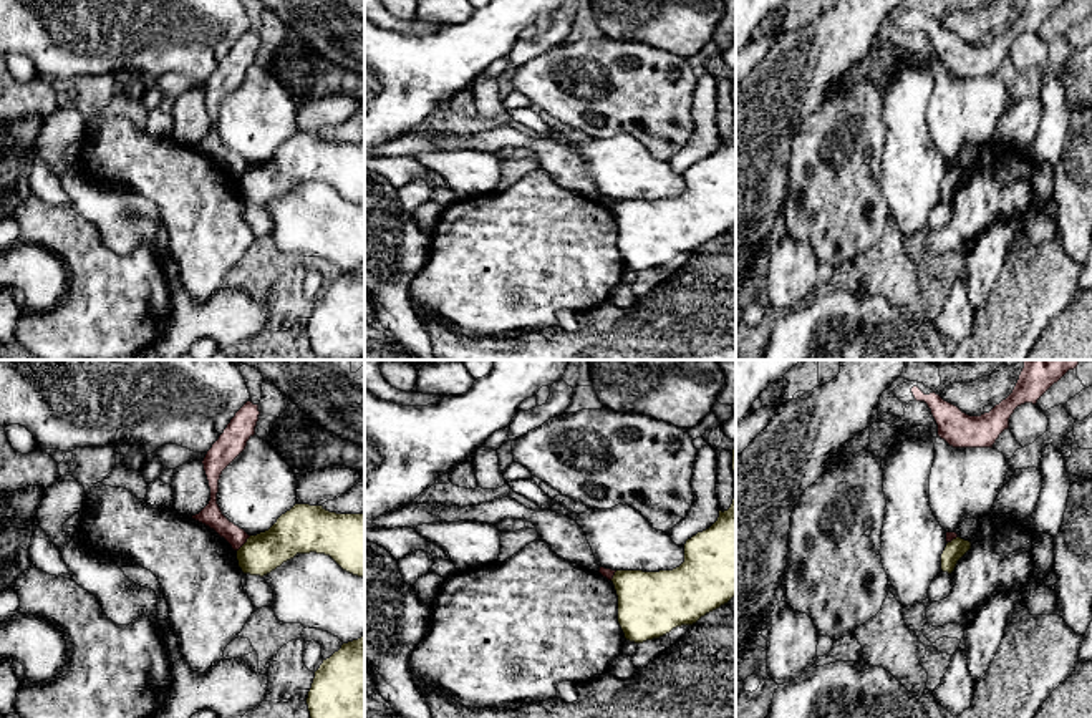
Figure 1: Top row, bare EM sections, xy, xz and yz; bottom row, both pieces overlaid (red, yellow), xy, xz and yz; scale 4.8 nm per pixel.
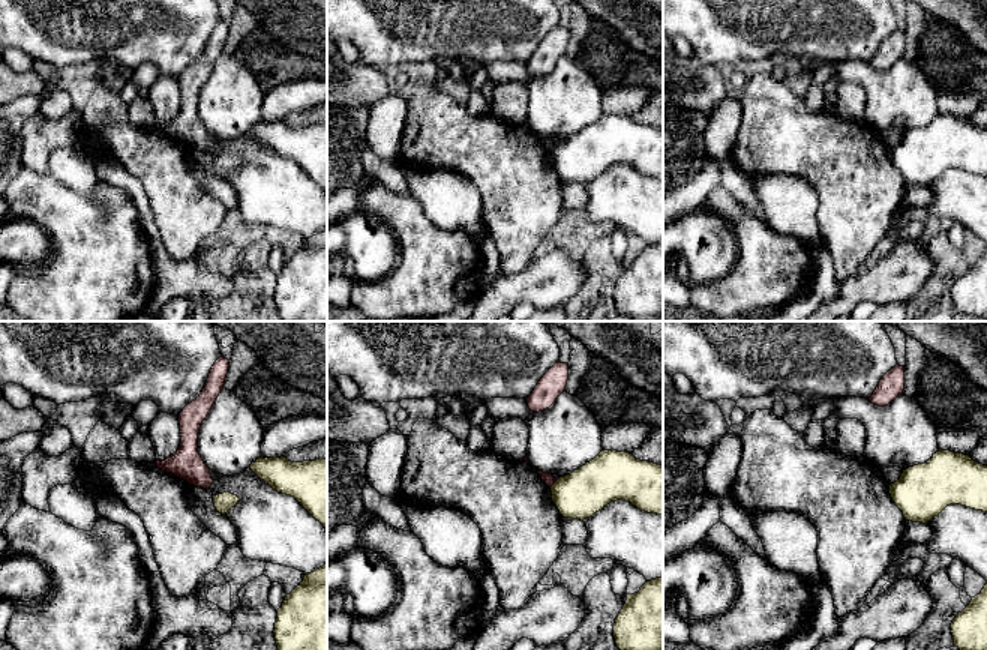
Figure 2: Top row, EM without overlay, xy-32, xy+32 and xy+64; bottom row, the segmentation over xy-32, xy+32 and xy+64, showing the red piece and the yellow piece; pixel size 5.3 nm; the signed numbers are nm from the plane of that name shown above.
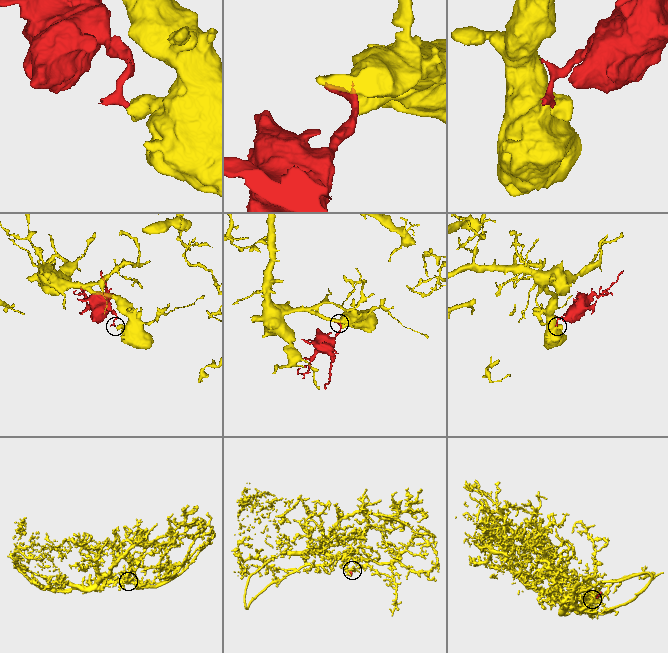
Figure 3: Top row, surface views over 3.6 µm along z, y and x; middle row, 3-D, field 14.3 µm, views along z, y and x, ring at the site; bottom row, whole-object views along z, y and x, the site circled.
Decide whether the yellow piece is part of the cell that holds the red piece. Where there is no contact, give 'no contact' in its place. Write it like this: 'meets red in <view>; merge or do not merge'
meets red in xy; do not merge

